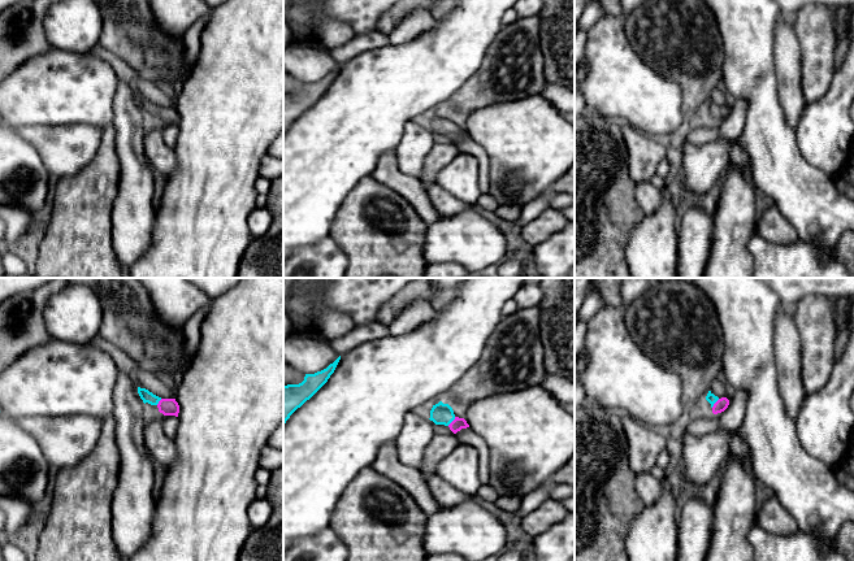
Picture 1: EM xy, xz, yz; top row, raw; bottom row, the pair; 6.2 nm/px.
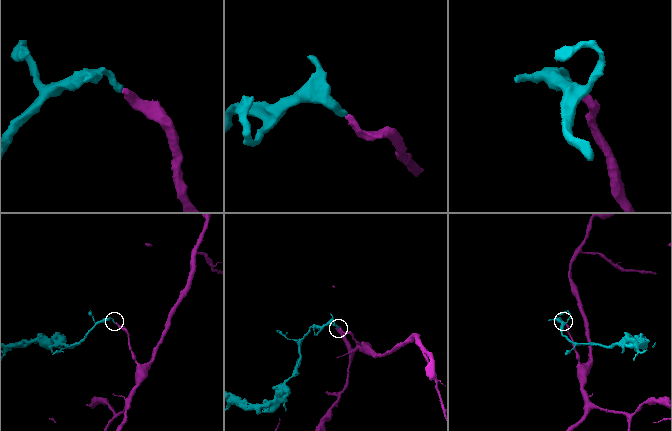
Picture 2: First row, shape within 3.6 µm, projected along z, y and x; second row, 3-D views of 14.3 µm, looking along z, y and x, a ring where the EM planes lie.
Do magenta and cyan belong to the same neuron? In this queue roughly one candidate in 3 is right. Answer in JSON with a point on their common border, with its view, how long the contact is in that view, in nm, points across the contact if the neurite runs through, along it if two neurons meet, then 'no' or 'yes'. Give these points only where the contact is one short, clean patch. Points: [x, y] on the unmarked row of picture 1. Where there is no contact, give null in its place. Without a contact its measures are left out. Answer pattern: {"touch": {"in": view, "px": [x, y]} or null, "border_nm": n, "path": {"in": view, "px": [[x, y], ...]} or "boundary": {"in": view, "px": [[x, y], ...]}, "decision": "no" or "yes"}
{"touch": {"in": "xz", "px": [452, 130]}, "border_nm": 80, "path": {"in": "xz", "px": [[458, 133], [452, 130], [441, 122]]}, "decision": "yes"}

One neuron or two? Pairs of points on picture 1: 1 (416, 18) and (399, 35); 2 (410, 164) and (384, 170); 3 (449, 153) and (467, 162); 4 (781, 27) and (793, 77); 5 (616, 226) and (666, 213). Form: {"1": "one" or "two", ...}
{"1": "one", "2": "two", "3": "two", "4": "one", "5": "two"}

